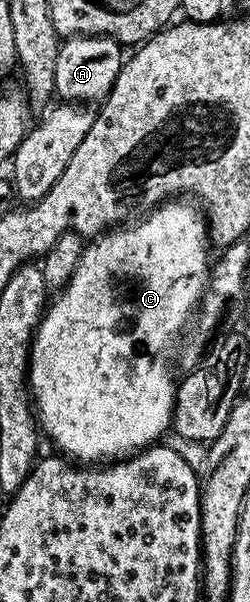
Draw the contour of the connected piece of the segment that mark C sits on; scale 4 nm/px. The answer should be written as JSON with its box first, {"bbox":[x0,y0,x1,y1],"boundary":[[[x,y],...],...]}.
{"bbox":[28,200,212,464],"boundary":[[[167,200],[151,209],[147,218],[139,222],[111,228],[95,237],[94,242],[85,247],[79,256],[72,276],[61,287],[58,295],[53,295],[52,301],[46,306],[38,320],[38,329],[30,344],[30,364],[28,367],[28,385],[32,395],[32,406],[36,411],[36,422],[41,433],[46,434],[59,446],[63,455],[77,460],[82,464],[98,464],[103,460],[114,460],[119,456],[129,456],[137,451],[145,450],[157,443],[162,433],[165,435],[171,429],[174,416],[174,392],[176,377],[170,367],[170,361],[175,361],[176,347],[183,337],[182,329],[191,325],[196,311],[199,309],[206,286],[210,283],[212,257],[206,251],[208,247],[208,223],[203,211],[197,205],[186,200]]]}

